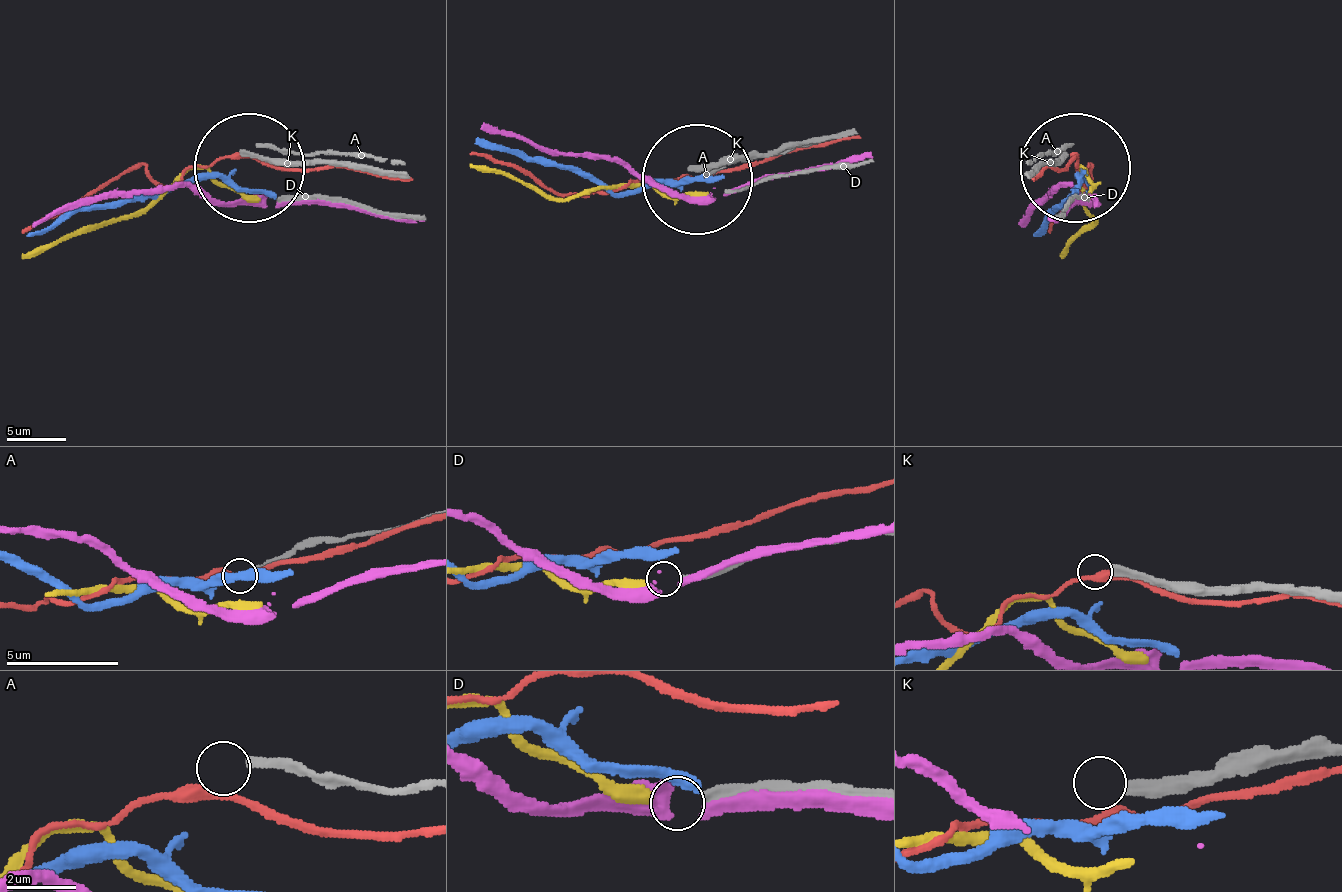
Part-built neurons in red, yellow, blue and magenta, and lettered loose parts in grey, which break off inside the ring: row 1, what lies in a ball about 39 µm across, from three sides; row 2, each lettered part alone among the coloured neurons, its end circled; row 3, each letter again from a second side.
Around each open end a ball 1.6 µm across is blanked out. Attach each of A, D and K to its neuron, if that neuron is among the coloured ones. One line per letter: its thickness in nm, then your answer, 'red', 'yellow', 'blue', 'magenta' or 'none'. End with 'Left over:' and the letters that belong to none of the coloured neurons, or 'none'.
A: 240 nm thick; none
D: 260 nm thick; yellow
K: 360 nm thick; none
Left over: A, K

